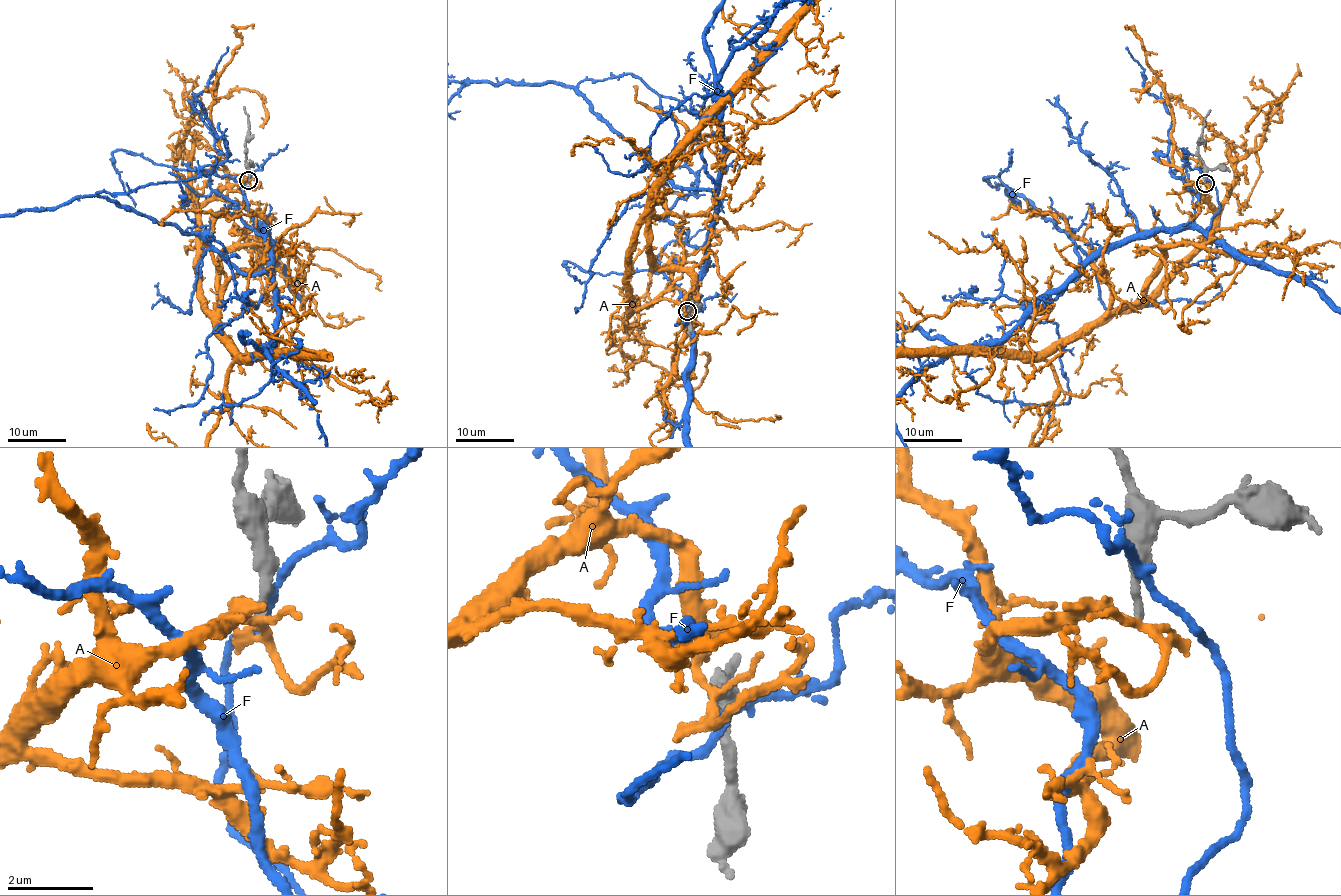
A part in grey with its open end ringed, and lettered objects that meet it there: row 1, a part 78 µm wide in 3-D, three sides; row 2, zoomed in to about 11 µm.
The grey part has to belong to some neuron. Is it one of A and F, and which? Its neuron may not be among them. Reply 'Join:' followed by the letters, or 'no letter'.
Join: no letter

